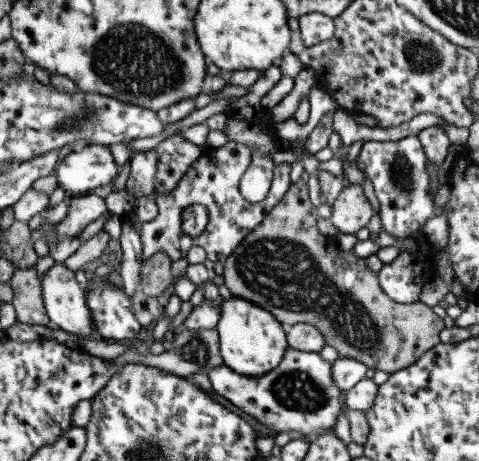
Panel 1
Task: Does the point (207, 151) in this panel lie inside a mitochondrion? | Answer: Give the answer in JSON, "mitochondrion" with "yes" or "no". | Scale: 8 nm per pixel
{"mitochondrion":"no"}

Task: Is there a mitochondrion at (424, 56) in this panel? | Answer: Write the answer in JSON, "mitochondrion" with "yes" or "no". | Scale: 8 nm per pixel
{"mitochondrion":"yes"}

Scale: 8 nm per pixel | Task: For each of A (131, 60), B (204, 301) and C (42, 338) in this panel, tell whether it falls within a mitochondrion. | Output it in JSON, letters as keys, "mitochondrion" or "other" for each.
{"A":"mitochondrion","B":"other","C":"other"}

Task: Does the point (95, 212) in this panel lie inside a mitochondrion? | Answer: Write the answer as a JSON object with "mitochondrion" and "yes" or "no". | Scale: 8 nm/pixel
{"mitochondrion":"no"}

